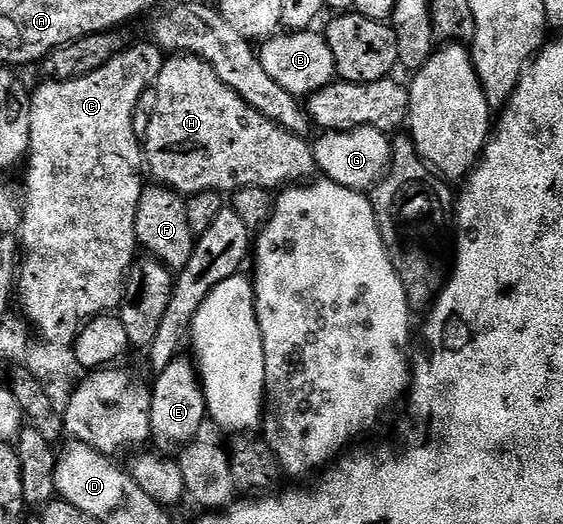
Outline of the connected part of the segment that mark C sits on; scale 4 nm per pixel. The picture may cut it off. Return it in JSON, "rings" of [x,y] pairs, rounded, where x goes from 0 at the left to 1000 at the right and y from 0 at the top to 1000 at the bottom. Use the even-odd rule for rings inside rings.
{"rings":[[[259,78],[249,90],[233,90],[227,97],[218,97],[213,105],[199,103],[192,111],[190,118],[183,120],[174,128],[165,139],[158,139],[151,147],[137,147],[135,151],[124,151],[114,158],[99,158],[96,155],[76,155],[76,160],[62,174],[62,183],[57,185],[55,195],[52,195],[52,206],[55,210],[55,221],[52,223],[53,244],[55,244],[55,277],[53,290],[44,303],[44,317],[48,315],[48,372],[44,365],[44,385],[39,389],[41,397],[41,431],[37,435],[37,471],[44,485],[37,494],[37,508],[30,519],[30,571],[41,576],[41,590],[37,590],[39,599],[50,618],[66,634],[67,645],[75,651],[96,651],[103,656],[117,656],[121,651],[133,653],[139,643],[140,634],[146,630],[149,618],[160,615],[162,609],[169,609],[178,601],[187,601],[202,595],[210,588],[211,580],[218,576],[218,550],[226,538],[226,519],[231,517],[234,502],[242,500],[243,485],[243,466],[240,460],[240,416],[243,414],[243,391],[250,384],[250,368],[258,361],[258,349],[254,349],[254,334],[258,342],[258,281],[250,271],[250,258],[240,252],[240,210],[247,204],[247,187],[254,179],[263,179],[265,168],[274,160],[275,149],[286,139],[293,118],[291,99],[284,97],[281,90],[275,88],[274,80]]]}

